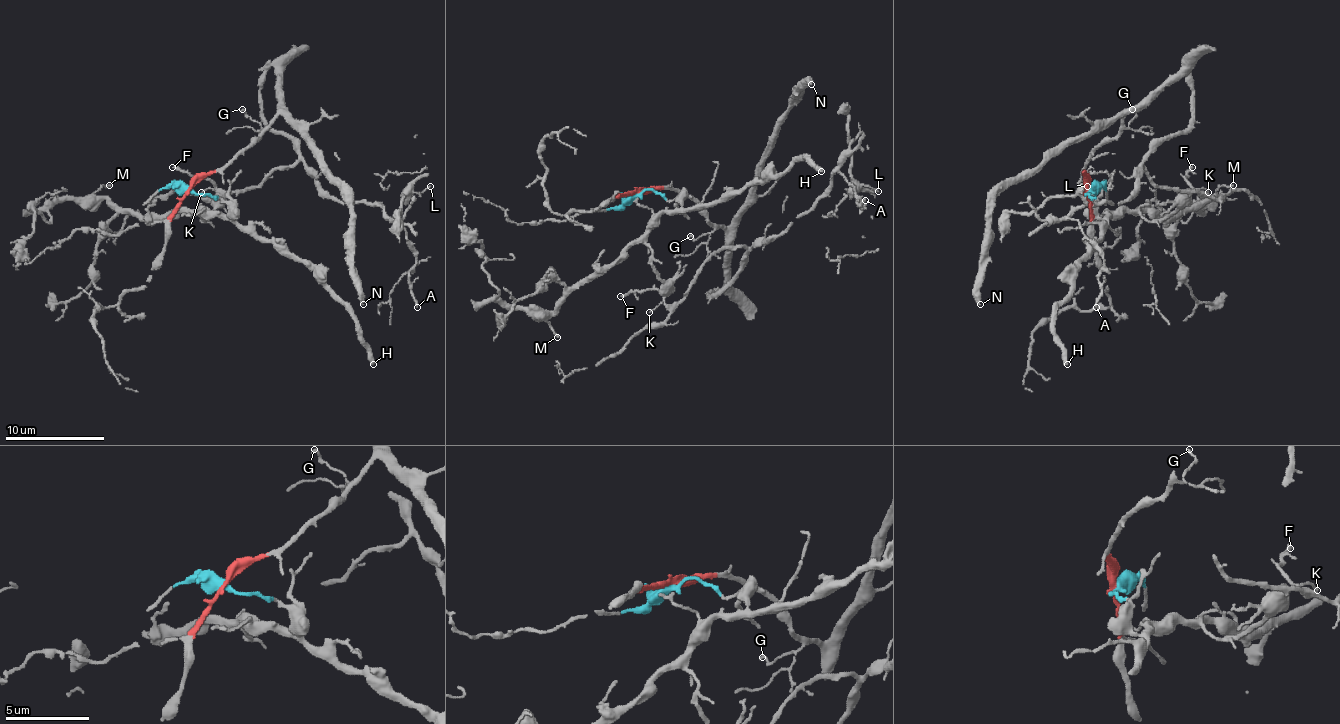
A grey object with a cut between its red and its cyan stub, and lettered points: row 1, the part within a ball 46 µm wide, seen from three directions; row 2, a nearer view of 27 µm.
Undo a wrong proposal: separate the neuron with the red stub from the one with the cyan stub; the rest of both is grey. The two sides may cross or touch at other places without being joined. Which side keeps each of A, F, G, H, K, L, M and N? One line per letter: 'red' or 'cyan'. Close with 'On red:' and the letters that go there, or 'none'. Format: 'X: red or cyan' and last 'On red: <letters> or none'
A: red
F: red
G: red
H: cyan
K: red
L: red
M: cyan
N: red
On red: A, F, G, K, L, N

